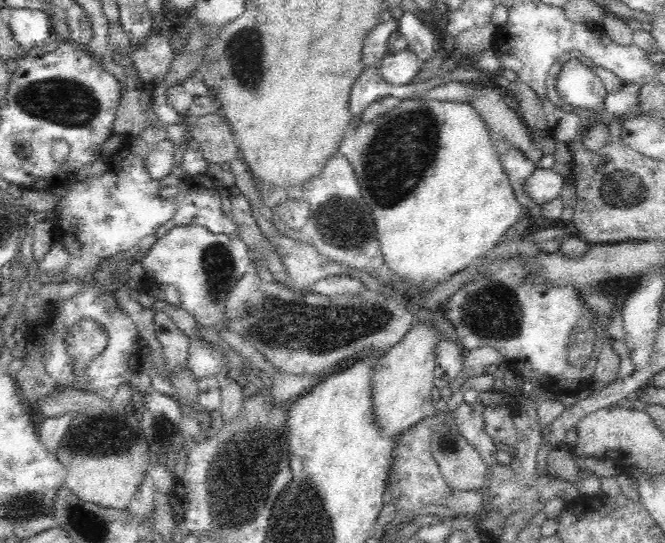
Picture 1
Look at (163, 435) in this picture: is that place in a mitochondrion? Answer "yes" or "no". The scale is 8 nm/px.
yes

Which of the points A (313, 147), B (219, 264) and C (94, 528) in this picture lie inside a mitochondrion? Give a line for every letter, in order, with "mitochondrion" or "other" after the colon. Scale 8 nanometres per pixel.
A: other
B: mitochondrion
C: mitochondrion

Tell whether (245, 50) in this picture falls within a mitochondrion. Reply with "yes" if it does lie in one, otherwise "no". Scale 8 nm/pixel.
yes

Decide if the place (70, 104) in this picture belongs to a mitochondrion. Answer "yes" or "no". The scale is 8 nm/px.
yes

